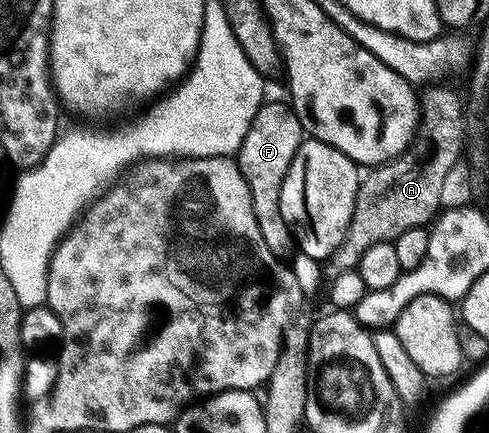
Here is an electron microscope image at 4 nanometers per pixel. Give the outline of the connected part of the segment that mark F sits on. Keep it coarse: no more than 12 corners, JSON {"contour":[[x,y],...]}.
{"contour":[[263,100],[236,160],[272,255],[296,246],[280,187],[304,140],[285,100]]}

